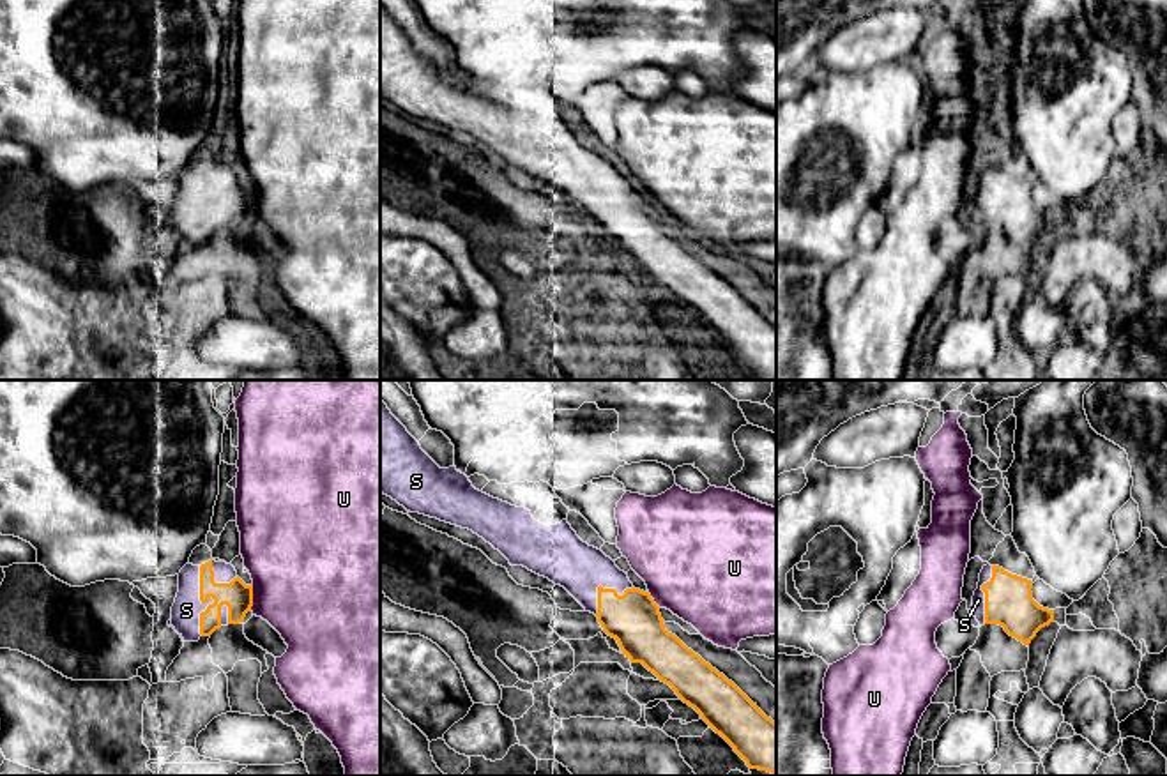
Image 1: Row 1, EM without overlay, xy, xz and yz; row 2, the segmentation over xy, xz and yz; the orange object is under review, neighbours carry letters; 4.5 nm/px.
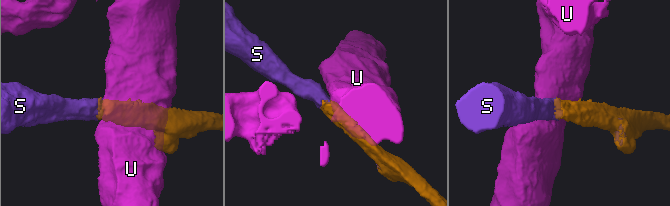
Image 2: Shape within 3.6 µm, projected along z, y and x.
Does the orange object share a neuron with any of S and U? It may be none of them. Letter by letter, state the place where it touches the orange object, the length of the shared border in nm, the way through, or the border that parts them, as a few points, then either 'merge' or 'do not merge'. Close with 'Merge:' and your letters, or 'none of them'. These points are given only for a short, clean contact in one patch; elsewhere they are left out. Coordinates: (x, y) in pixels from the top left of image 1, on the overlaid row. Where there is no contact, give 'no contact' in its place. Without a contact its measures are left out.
S: xy (202, 601) | 320 nm | merge
U: xy (251, 598) | 120 nm | do not merge
Merge: S

